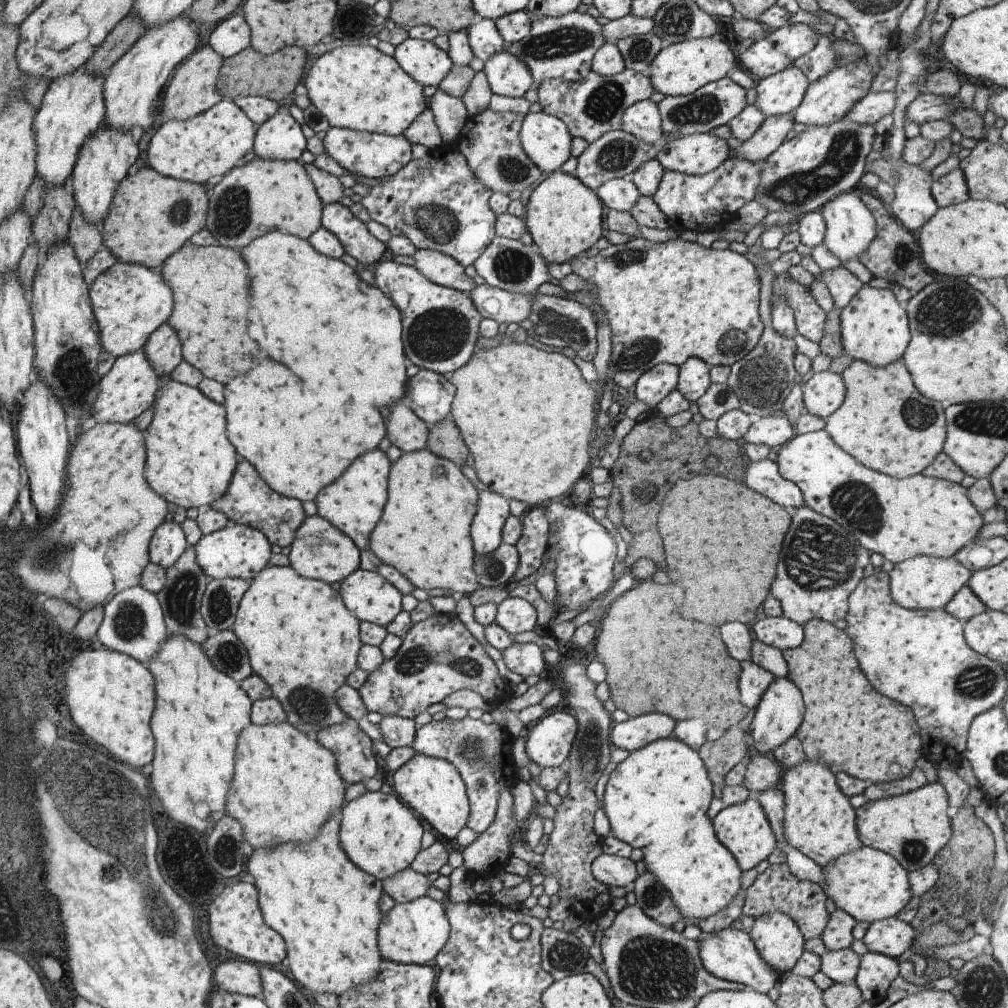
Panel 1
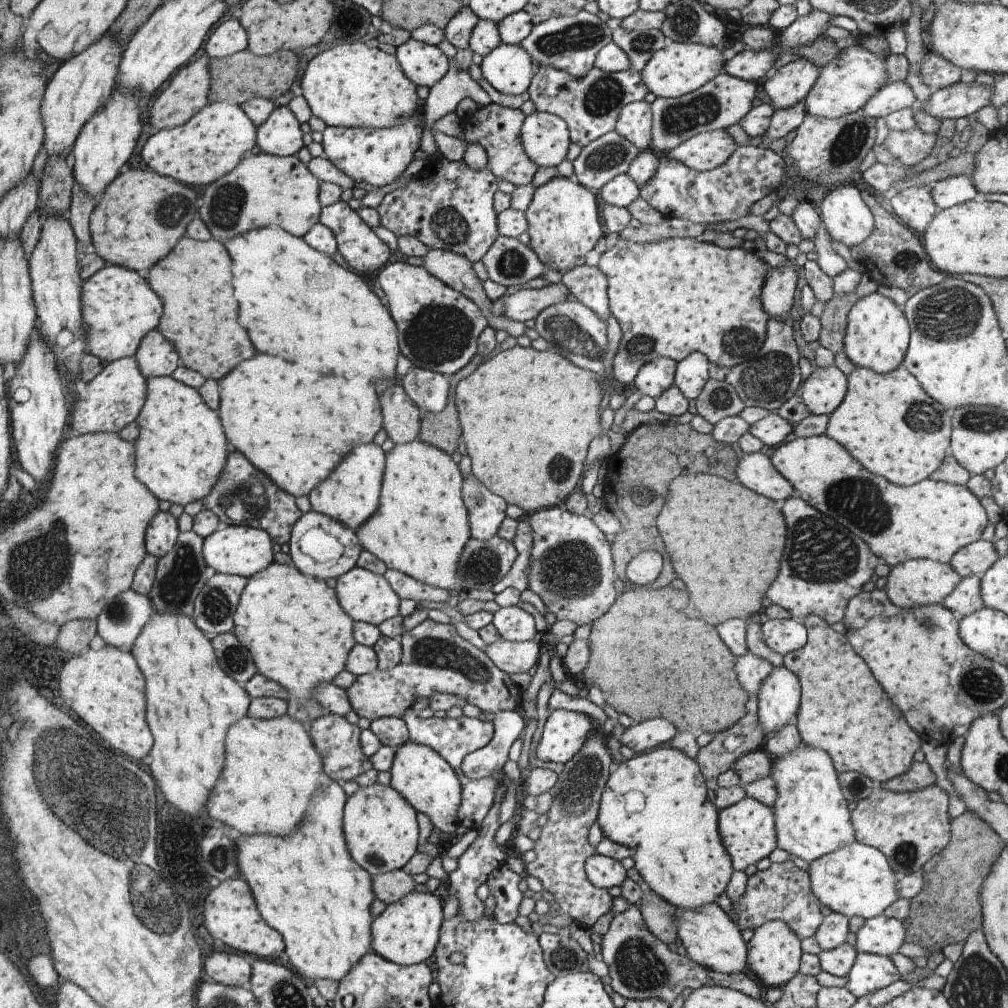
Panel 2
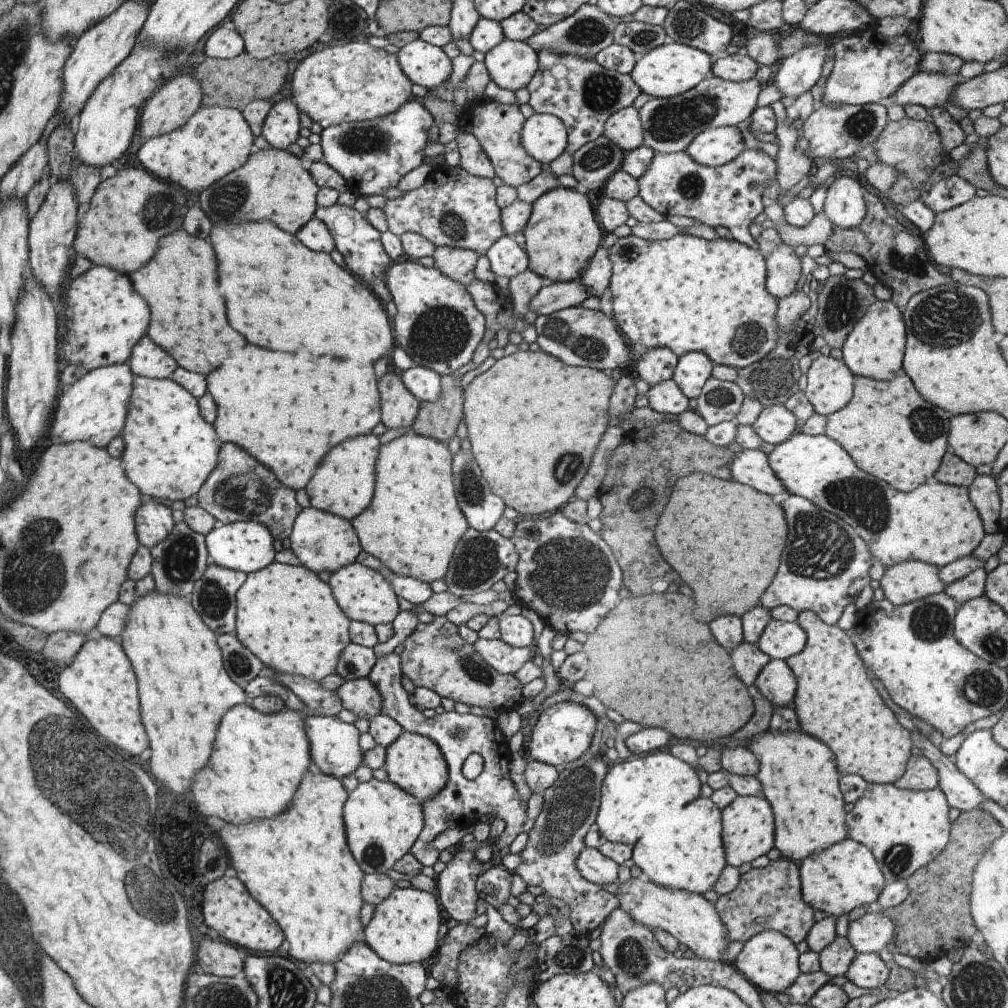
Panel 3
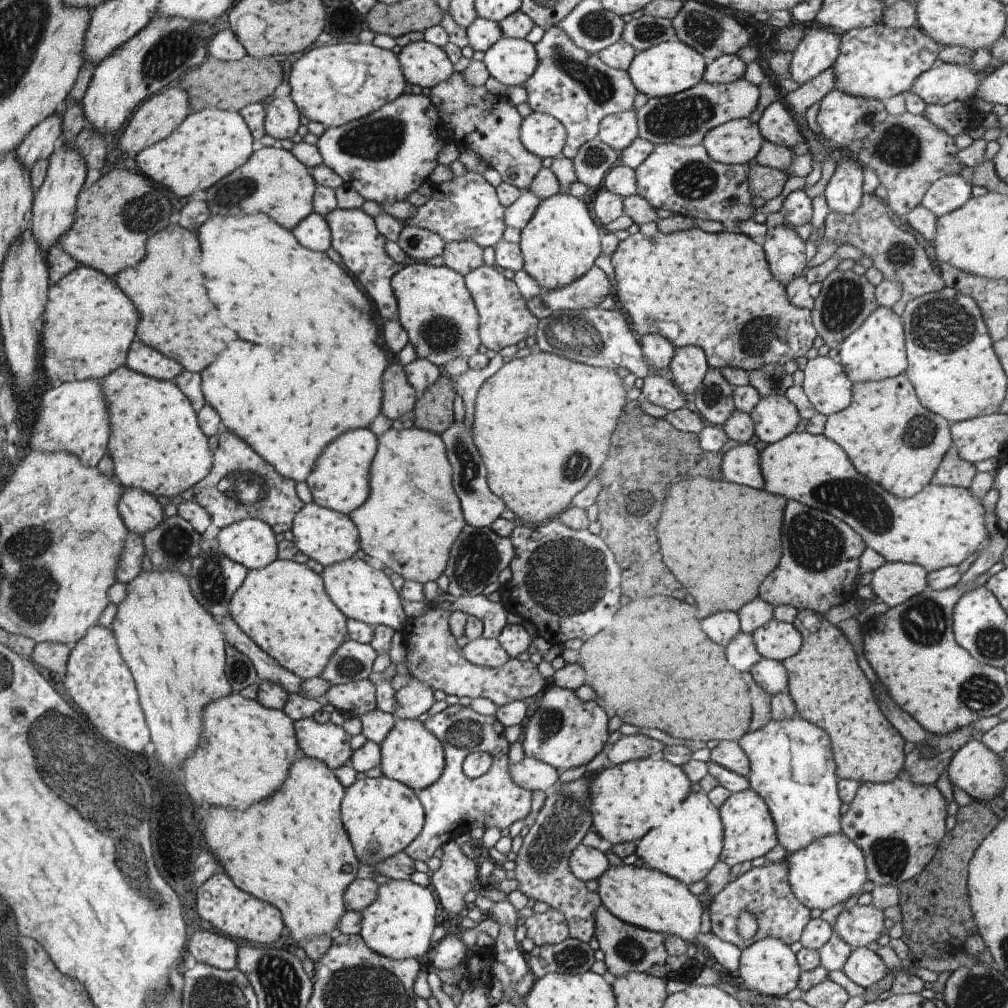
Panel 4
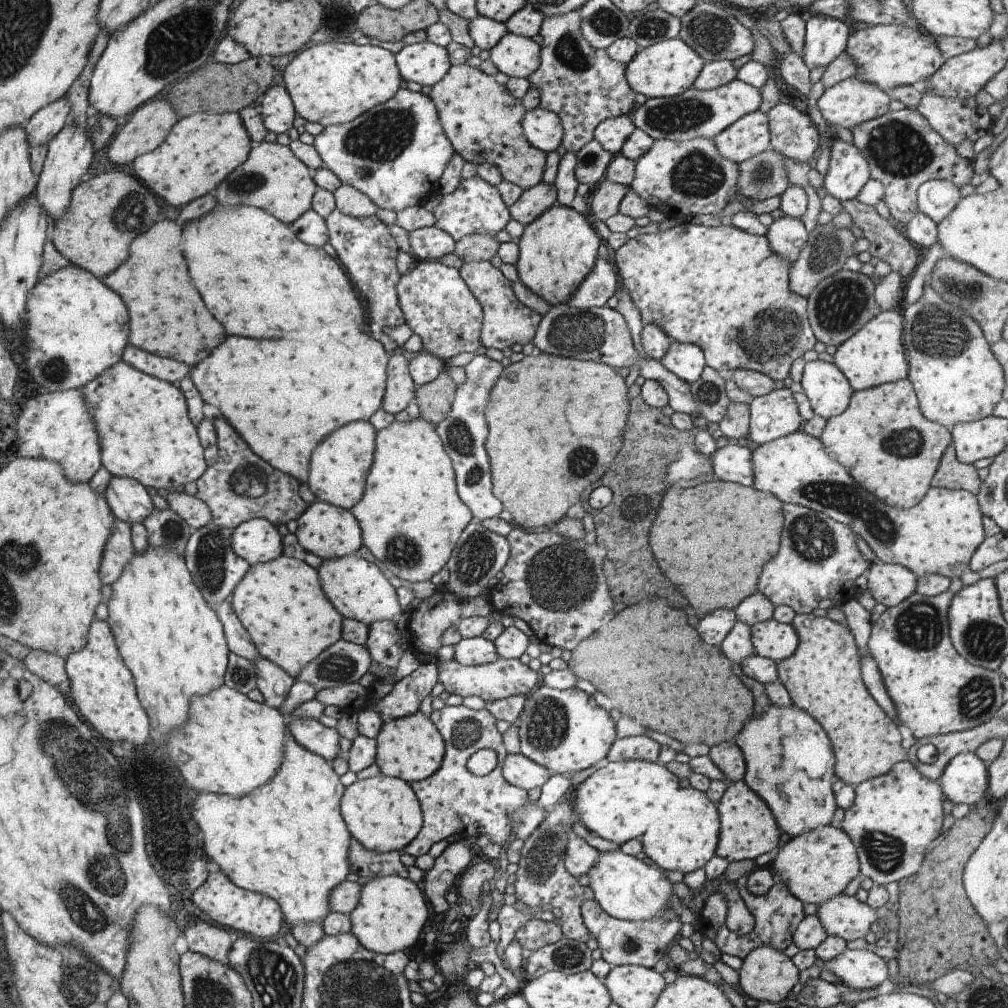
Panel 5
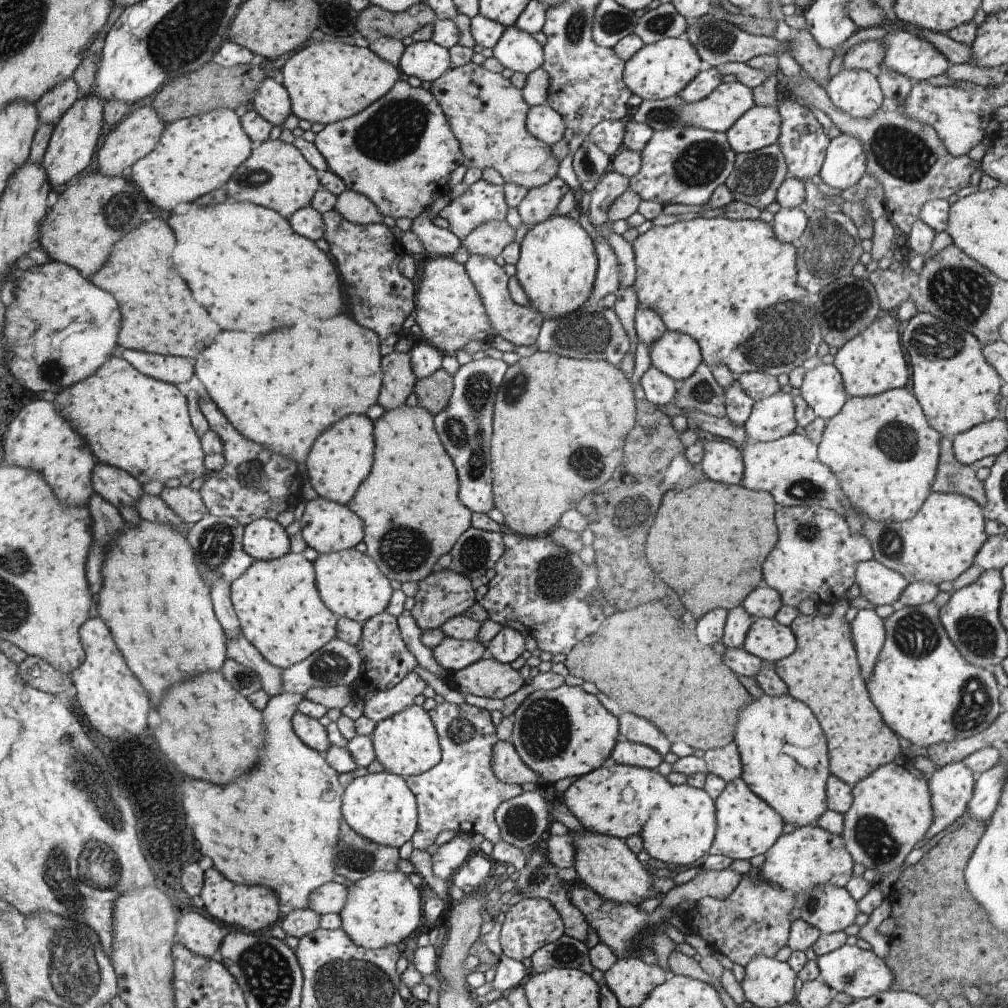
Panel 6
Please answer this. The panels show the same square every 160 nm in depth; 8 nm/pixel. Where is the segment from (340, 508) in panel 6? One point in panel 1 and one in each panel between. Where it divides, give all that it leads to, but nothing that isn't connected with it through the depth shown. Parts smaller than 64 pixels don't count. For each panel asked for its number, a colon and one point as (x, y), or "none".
1: (319, 550)
2: (322, 547)
3: (322, 541)
4: (328, 537)
5: (328, 531)

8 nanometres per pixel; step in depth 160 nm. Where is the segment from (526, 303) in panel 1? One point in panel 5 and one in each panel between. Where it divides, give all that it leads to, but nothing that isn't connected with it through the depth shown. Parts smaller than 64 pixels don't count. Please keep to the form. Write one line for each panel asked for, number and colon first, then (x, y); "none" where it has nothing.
2: (527, 303)
3: (556, 296)
4: (588, 291)
5: (600, 284)

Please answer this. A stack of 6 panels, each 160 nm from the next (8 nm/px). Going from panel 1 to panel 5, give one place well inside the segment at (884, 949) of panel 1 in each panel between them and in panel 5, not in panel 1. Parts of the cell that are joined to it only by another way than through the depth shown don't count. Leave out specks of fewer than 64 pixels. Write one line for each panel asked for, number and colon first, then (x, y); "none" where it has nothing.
2: (880, 935)
3: (871, 933)
4: (861, 924)
5: (845, 916)

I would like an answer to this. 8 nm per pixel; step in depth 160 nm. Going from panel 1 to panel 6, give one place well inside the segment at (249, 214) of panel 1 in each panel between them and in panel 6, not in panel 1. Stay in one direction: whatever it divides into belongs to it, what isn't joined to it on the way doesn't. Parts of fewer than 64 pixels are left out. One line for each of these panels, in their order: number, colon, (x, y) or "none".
2: (264, 190)
3: (273, 186)
4: (274, 181)
5: (273, 178)
6: (276, 175)

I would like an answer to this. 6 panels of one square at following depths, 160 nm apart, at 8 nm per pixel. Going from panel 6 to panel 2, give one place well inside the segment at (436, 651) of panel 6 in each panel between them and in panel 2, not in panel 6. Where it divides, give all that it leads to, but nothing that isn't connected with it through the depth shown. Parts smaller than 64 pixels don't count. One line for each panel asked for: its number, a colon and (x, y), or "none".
2: (510, 657)
3: (505, 659)
4: (483, 652)
5: (477, 650)

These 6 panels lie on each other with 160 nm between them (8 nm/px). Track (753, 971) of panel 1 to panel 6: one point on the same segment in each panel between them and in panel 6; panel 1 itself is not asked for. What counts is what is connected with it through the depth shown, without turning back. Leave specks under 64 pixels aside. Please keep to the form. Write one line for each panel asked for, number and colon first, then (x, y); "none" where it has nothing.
2: (711, 938)
3: (690, 918)
4: (647, 898)
5: (624, 886)
6: (605, 863)

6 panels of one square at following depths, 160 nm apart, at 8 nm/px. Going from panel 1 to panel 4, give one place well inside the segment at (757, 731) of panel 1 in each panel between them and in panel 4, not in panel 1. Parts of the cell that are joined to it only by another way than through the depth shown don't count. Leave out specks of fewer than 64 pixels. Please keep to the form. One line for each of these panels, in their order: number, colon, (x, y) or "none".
2: (779, 695)
3: (776, 682)
4: (770, 674)

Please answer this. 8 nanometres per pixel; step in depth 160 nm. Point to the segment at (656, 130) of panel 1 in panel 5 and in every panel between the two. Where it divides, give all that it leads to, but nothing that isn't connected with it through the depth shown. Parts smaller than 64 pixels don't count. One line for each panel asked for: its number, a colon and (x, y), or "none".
2: (635, 121)
3: (624, 128)
4: (618, 130)
5: (612, 133)

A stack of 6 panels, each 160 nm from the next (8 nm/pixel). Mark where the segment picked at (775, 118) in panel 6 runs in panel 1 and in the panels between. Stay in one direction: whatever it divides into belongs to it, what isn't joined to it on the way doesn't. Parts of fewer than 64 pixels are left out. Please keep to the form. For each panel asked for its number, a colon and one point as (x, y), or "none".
1: (696, 154)
2: (705, 151)
3: (715, 147)
4: (736, 142)
5: (750, 135)

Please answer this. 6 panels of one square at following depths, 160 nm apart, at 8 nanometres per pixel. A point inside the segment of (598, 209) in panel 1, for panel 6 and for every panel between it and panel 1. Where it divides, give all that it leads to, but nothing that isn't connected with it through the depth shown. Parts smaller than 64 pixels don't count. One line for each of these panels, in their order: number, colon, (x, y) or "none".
2: (563, 222)
3: (562, 235)
4: (559, 244)
5: (557, 251)
6: (557, 265)

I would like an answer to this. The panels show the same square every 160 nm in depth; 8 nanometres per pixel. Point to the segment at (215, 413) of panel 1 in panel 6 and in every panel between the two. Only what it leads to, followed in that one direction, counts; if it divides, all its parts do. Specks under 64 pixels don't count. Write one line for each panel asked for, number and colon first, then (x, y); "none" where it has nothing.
2: (181, 451)
3: (170, 448)
4: (156, 444)
5: (145, 433)
6: (140, 424)

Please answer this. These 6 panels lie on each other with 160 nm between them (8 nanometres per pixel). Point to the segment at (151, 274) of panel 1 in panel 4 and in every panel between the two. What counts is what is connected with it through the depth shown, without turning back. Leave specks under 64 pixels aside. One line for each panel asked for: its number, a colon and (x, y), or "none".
2: (119, 306)
3: (108, 318)
4: (90, 323)

